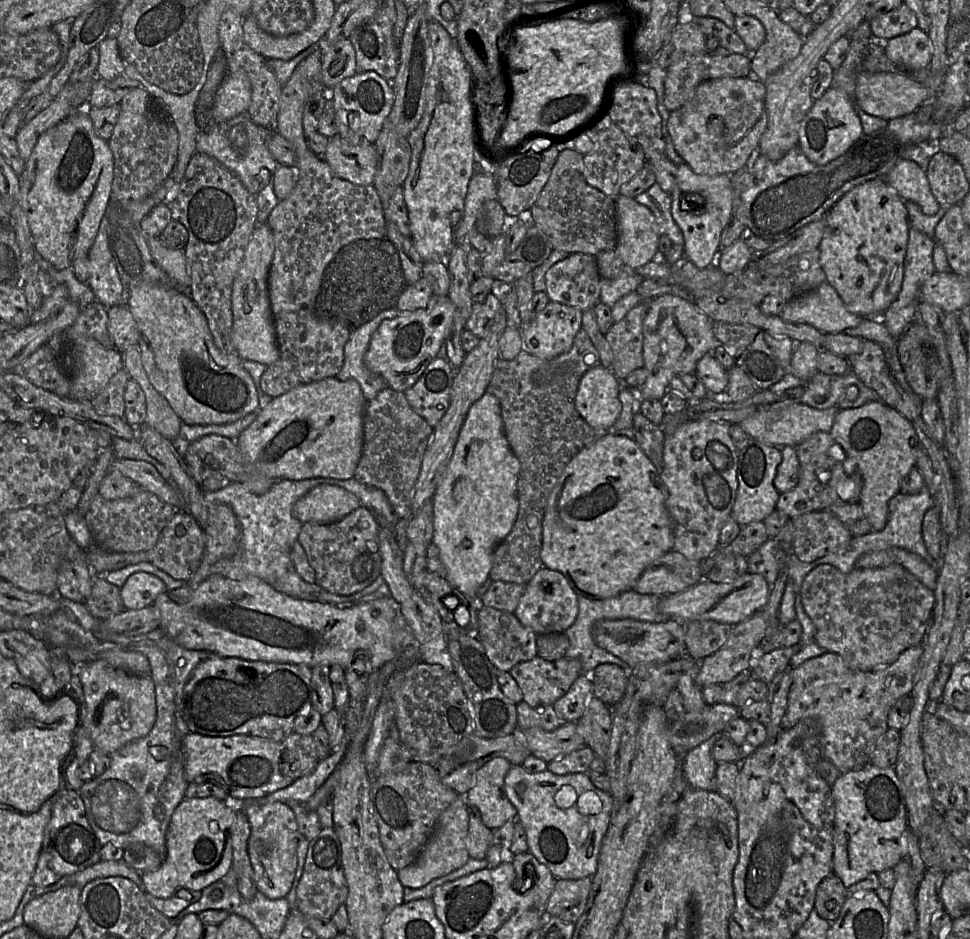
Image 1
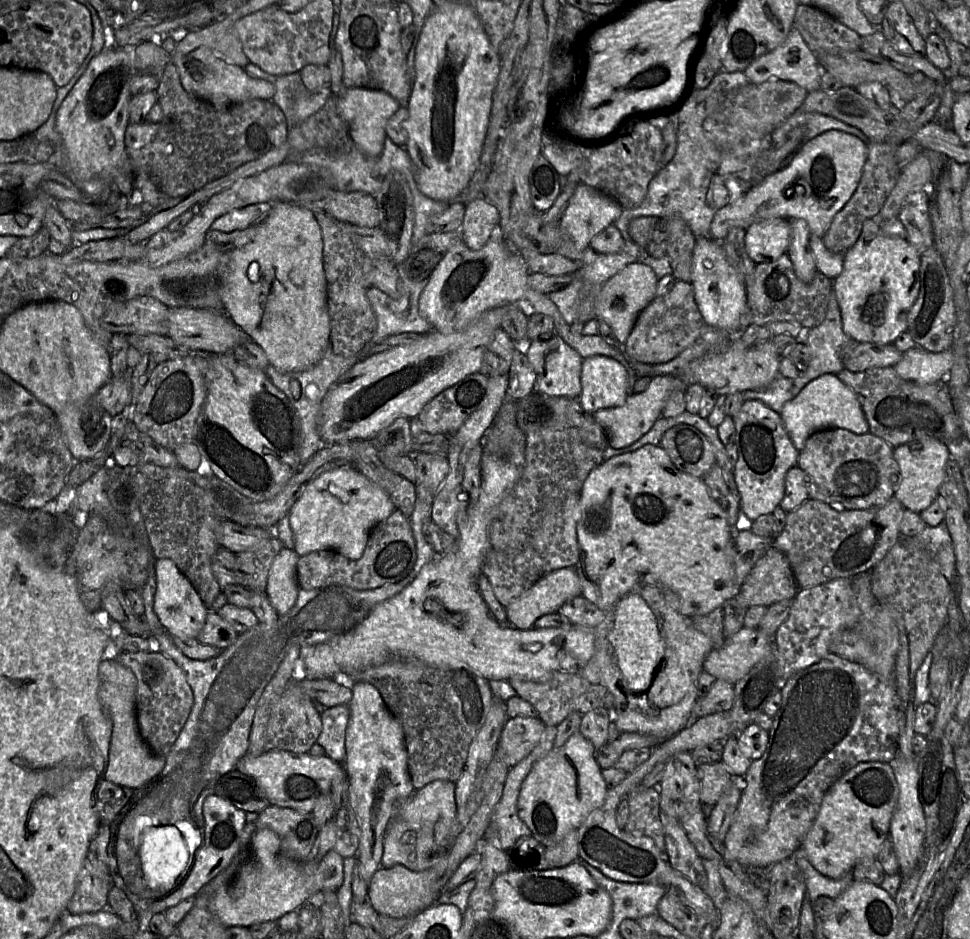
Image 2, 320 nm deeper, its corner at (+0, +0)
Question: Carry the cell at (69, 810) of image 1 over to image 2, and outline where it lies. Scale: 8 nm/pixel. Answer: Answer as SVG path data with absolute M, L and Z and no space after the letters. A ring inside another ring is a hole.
M87 856L67 911L72 914L83 914L109 908L108 895L113 883L110 871L95 869Z

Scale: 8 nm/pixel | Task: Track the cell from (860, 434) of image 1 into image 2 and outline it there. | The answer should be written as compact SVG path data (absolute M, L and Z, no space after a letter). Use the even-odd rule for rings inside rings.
M925 436L893 448L893 456L899 466L894 497L905 510L920 513L939 495L939 488L945 478L945 467L950 457L947 445L931 436Z

